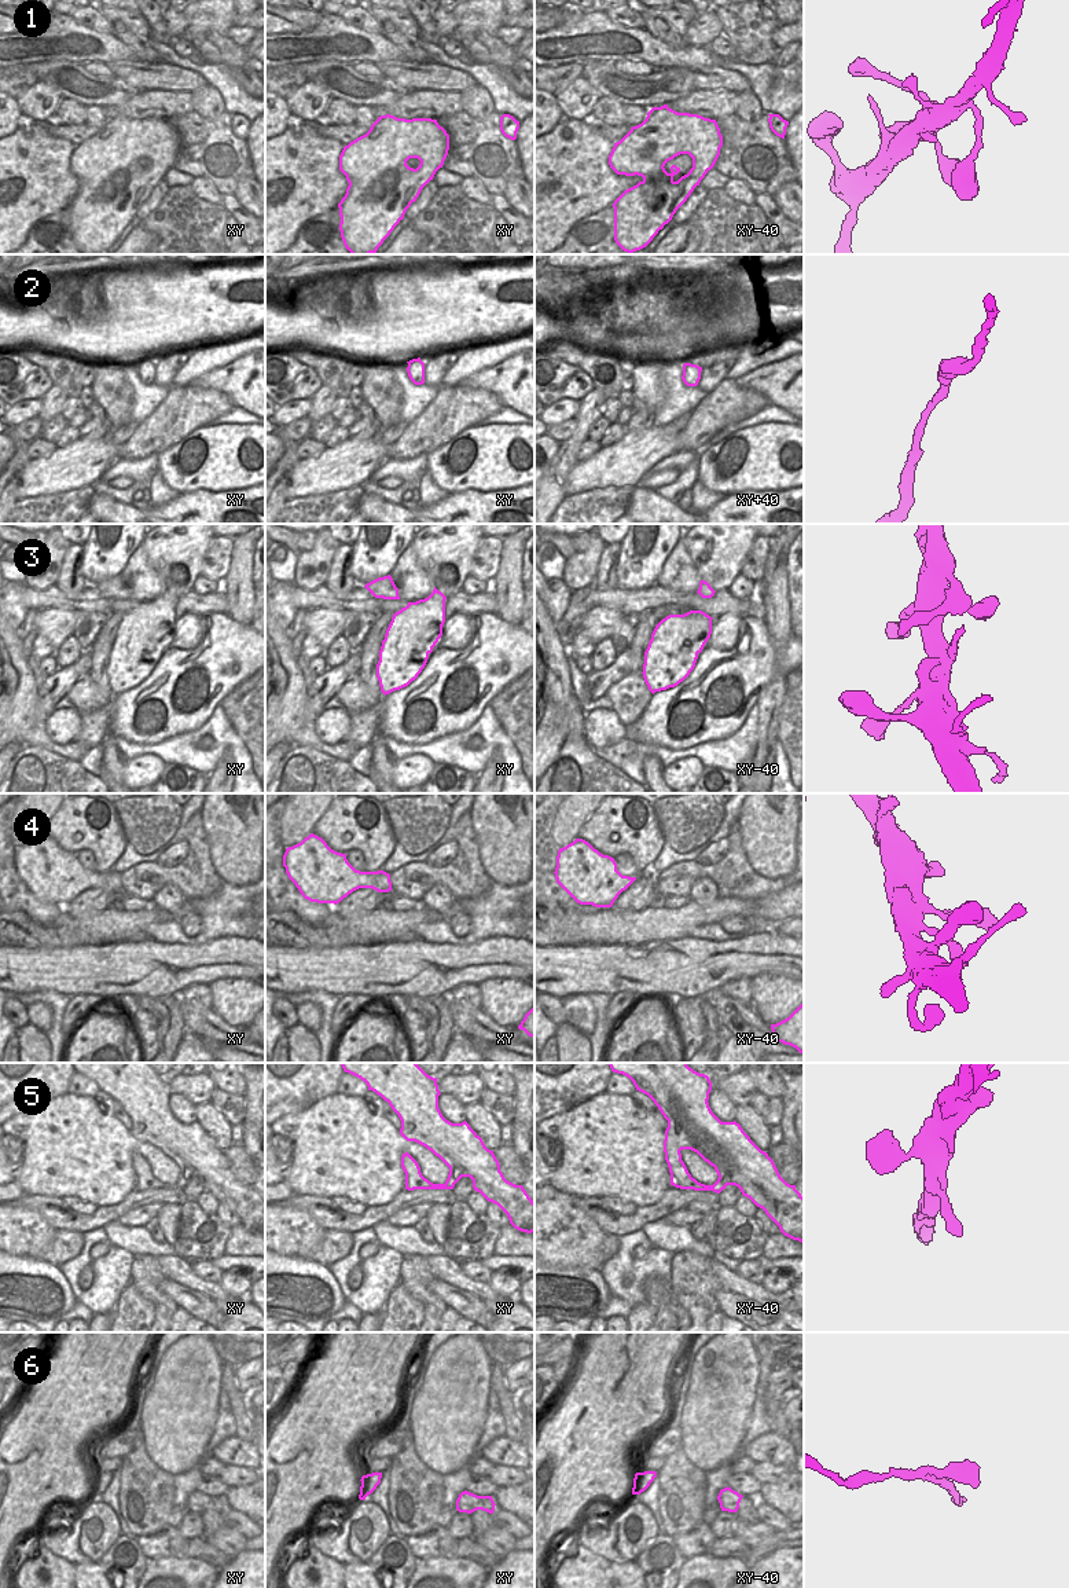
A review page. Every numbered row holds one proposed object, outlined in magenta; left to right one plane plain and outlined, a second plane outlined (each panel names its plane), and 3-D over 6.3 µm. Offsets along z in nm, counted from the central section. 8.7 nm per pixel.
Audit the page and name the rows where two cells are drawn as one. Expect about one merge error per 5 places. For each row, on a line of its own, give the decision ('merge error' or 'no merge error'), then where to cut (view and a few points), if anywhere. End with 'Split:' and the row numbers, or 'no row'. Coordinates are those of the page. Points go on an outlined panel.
1: no merge error; cut none
2: no merge error; cut none
3: no merge error; cut none
4: no merge error; cut none
5: no merge error; cut none
6: no merge error; cut none
Split: no row

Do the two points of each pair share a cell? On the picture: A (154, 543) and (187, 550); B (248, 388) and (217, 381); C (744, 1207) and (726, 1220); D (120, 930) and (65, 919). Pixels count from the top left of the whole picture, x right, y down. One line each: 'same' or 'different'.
A: same
B: same
C: different
D: same

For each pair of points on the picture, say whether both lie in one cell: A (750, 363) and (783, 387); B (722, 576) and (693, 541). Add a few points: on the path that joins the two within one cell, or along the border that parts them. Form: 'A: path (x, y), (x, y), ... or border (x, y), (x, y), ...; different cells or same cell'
A: border (786, 358), (761, 365), (735, 380); different cells
B: path (719, 567), (719, 563), (702, 546); same cell

